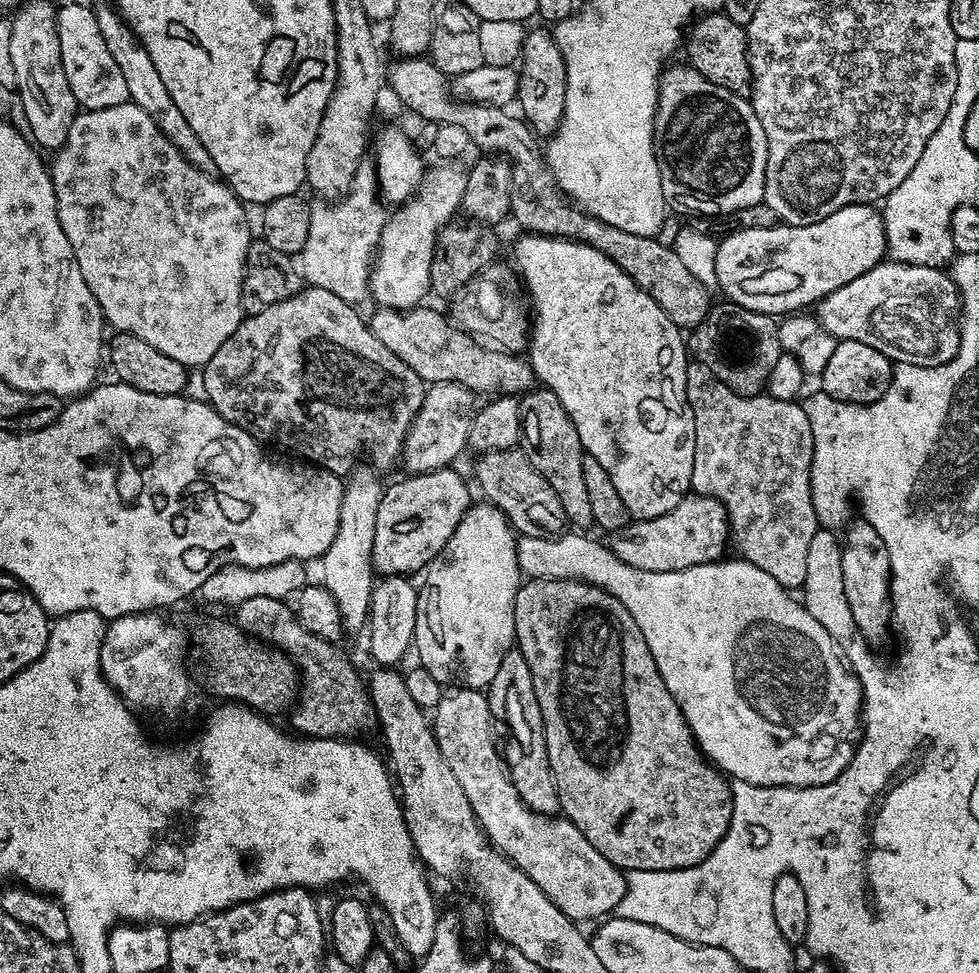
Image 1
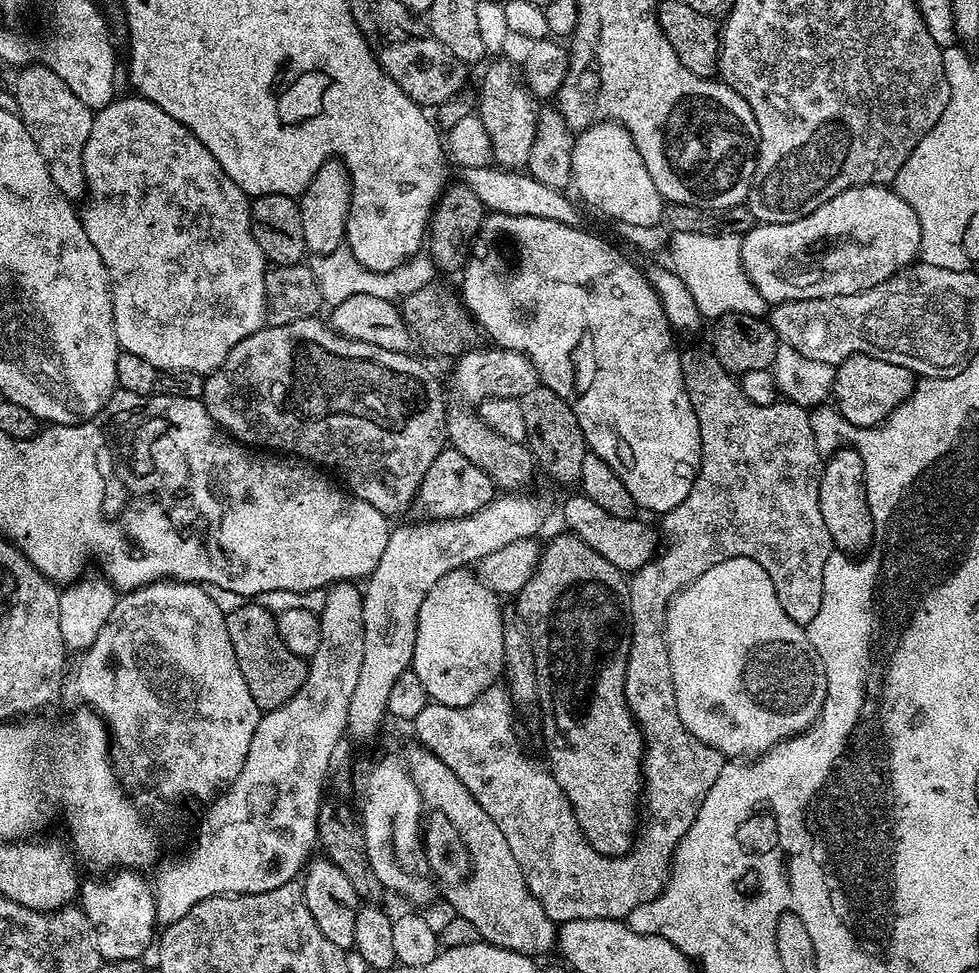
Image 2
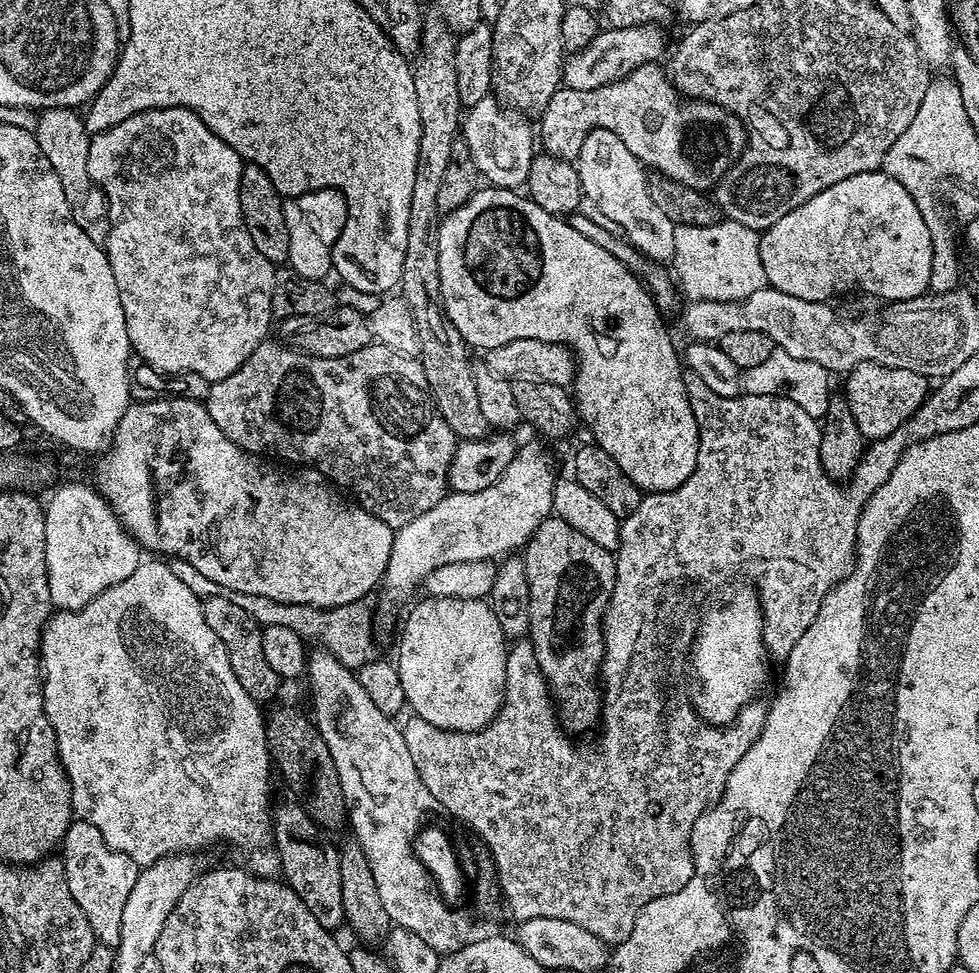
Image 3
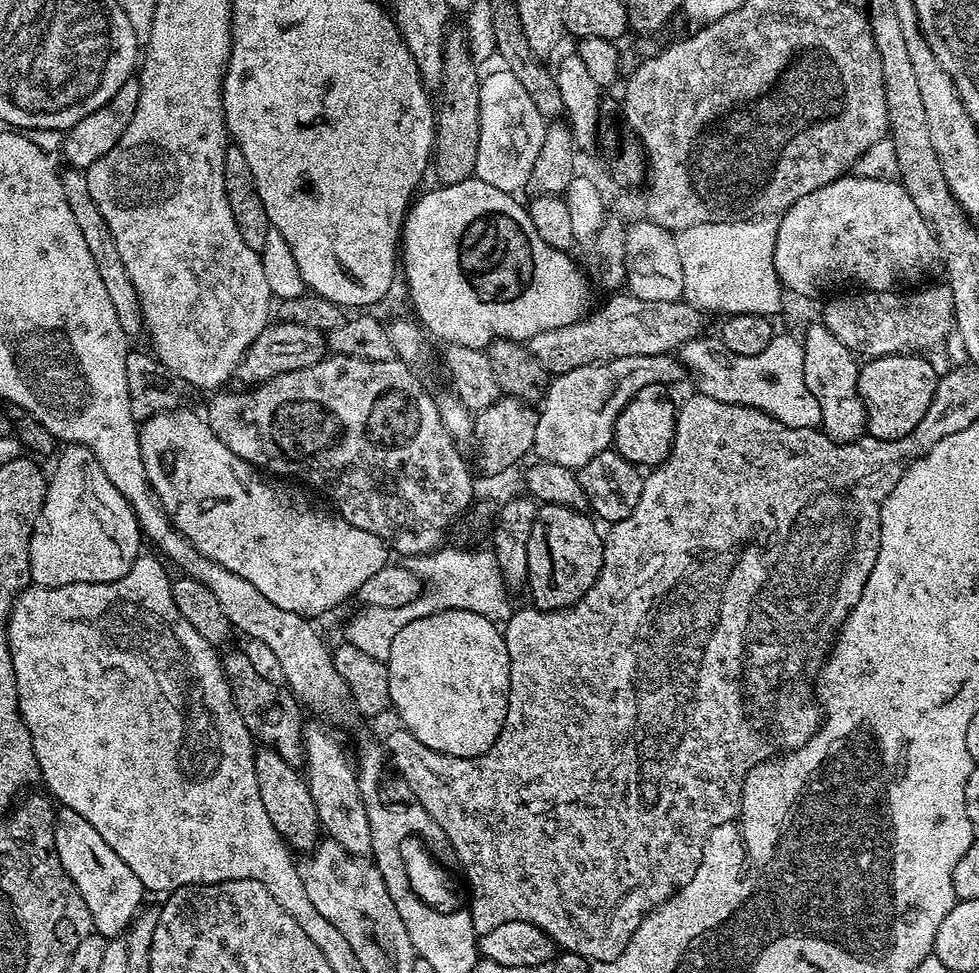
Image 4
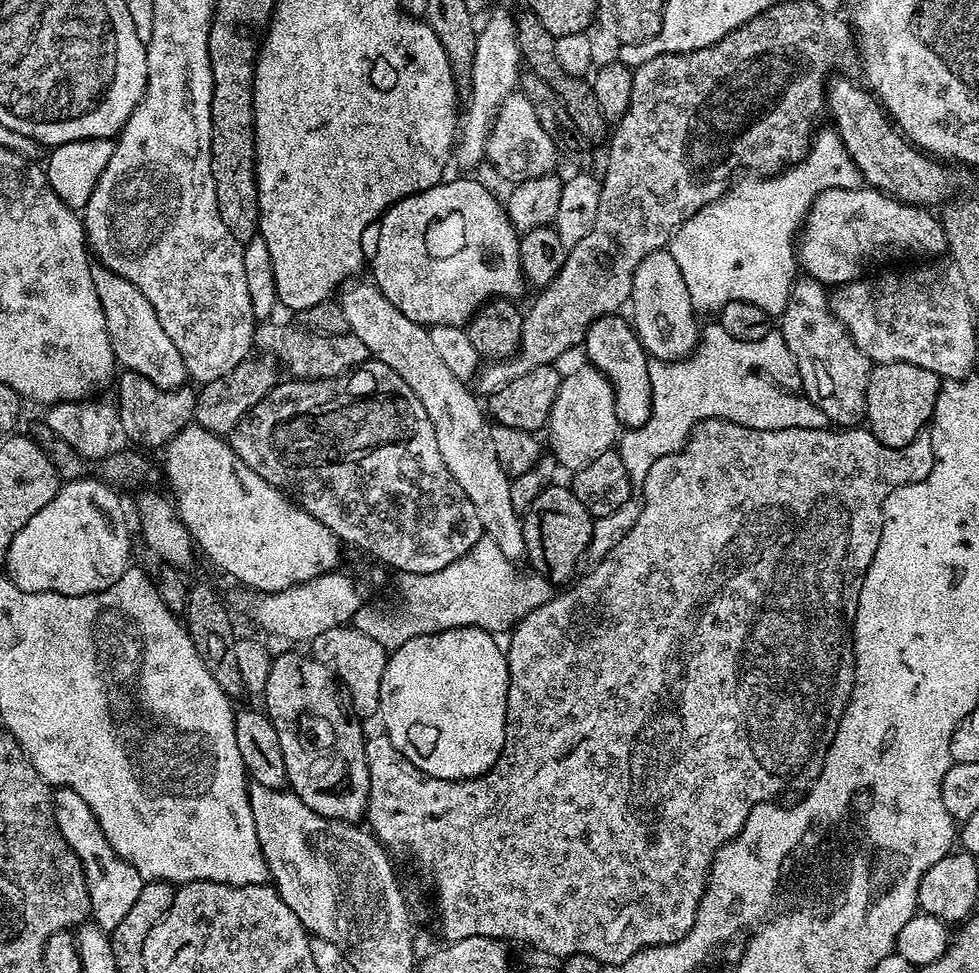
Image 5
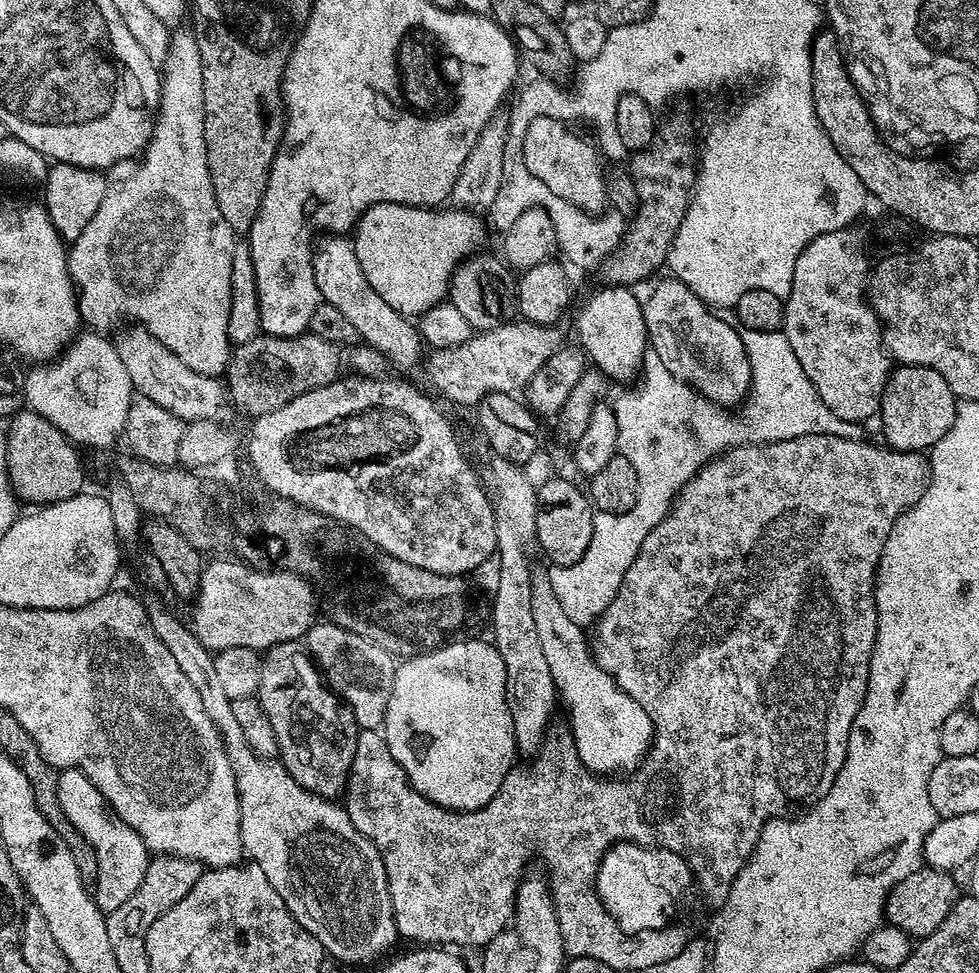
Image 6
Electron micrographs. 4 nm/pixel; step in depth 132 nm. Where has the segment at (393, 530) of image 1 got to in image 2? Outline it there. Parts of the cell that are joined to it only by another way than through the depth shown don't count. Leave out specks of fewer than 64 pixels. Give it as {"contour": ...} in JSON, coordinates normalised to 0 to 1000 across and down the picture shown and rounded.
{"contour":[[[455,458],[447,471],[443,471],[439,483],[435,483],[435,491],[431,491],[431,499],[425,506],[423,518],[434,526],[434,531],[463,534],[492,524],[508,509],[508,499],[496,487],[496,483],[484,479],[484,475],[468,467],[468,462]]]}

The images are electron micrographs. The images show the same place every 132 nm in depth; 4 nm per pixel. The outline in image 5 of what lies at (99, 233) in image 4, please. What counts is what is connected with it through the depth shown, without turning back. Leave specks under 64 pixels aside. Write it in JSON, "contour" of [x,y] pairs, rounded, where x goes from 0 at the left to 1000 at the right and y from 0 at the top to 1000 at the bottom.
{"contour":[[[101,269],[94,271],[94,285],[96,298],[100,298],[100,306],[108,323],[108,339],[112,343],[112,356],[118,365],[120,375],[137,384],[145,384],[145,388],[153,388],[157,397],[185,398],[193,390],[190,372],[186,372],[182,356],[174,351],[174,343],[165,339],[165,331],[161,331],[161,323],[157,323],[157,314],[153,314],[149,302],[145,302],[137,290],[125,286]]]}

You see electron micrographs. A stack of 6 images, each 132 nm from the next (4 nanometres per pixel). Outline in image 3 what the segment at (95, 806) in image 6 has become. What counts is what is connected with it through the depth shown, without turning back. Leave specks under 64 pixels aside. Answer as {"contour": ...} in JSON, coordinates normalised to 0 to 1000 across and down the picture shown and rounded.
{"contour":[[[81,841],[75,842],[67,853],[63,875],[65,900],[69,903],[72,919],[76,919],[76,927],[84,931],[84,939],[88,939],[88,948],[92,948],[99,967],[106,972],[117,972],[125,960],[125,934],[133,915],[137,915],[143,892],[129,878],[108,869],[103,855]]]}

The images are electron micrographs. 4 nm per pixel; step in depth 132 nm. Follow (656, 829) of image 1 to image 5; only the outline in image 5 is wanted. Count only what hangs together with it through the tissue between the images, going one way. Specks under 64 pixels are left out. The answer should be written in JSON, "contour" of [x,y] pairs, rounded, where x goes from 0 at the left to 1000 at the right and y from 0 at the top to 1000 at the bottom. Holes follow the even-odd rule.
{"contour":[[[562,499],[545,512],[545,516],[534,527],[535,556],[537,557],[538,579],[543,579],[542,587],[549,592],[556,592],[565,601],[579,601],[589,591],[588,583],[592,575],[598,575],[605,556],[607,532],[590,516],[583,501],[568,502]],[[588,588],[588,589],[587,589]],[[585,591],[585,592],[584,592]],[[584,592],[584,593],[583,593]],[[581,595],[581,596],[580,596]],[[580,596],[580,597],[579,597]]]}

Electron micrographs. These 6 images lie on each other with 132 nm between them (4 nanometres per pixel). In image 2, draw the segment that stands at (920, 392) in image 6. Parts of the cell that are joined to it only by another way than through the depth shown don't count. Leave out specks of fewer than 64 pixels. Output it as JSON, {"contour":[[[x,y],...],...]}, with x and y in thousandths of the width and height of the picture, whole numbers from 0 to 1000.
{"contour":[[[885,364],[864,368],[859,374],[853,375],[853,379],[849,410],[854,422],[873,440],[893,440],[900,436],[938,394],[937,387],[925,380],[925,376],[913,376],[913,372],[901,372],[901,368]]]}

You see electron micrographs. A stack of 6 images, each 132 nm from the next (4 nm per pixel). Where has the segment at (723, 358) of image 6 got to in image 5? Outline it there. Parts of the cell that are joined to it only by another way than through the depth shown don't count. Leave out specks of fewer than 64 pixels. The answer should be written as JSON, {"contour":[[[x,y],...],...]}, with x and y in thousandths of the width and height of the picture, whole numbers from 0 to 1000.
{"contour":[[[675,257],[652,269],[646,291],[645,317],[645,332],[663,367],[671,370],[698,370],[711,361],[717,337],[711,334],[713,322],[707,316],[705,298],[701,298],[701,286],[697,286],[697,277],[693,277],[693,269],[688,269],[685,258]]]}

